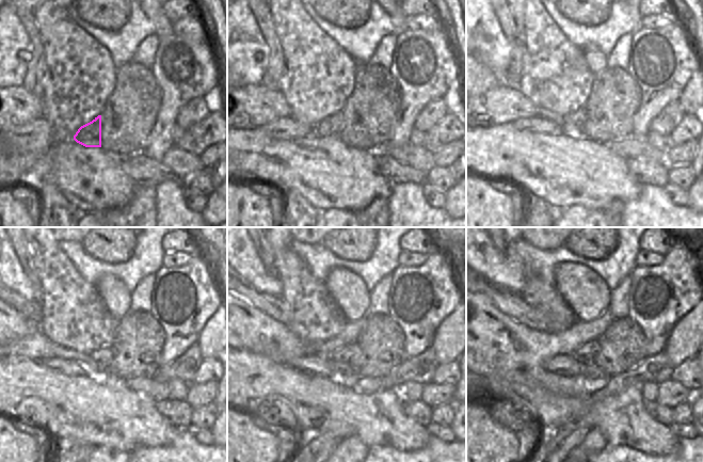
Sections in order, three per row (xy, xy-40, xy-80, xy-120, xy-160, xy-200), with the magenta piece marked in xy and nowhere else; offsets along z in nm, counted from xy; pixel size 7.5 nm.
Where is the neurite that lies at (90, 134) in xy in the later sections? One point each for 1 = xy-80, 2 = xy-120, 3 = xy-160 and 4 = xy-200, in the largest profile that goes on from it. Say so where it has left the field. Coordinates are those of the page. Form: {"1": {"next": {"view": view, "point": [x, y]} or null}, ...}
{"1": {"next": {"view": "xy-80", "point": [574, 122]}}, "2": {"next": {"view": "xy-120", "point": [105, 355]}}, "3": {"next": {"view": "xy-160", "point": [349, 353]}}, "4": {"next": {"view": "xy-200", "point": [587, 354]}}}

